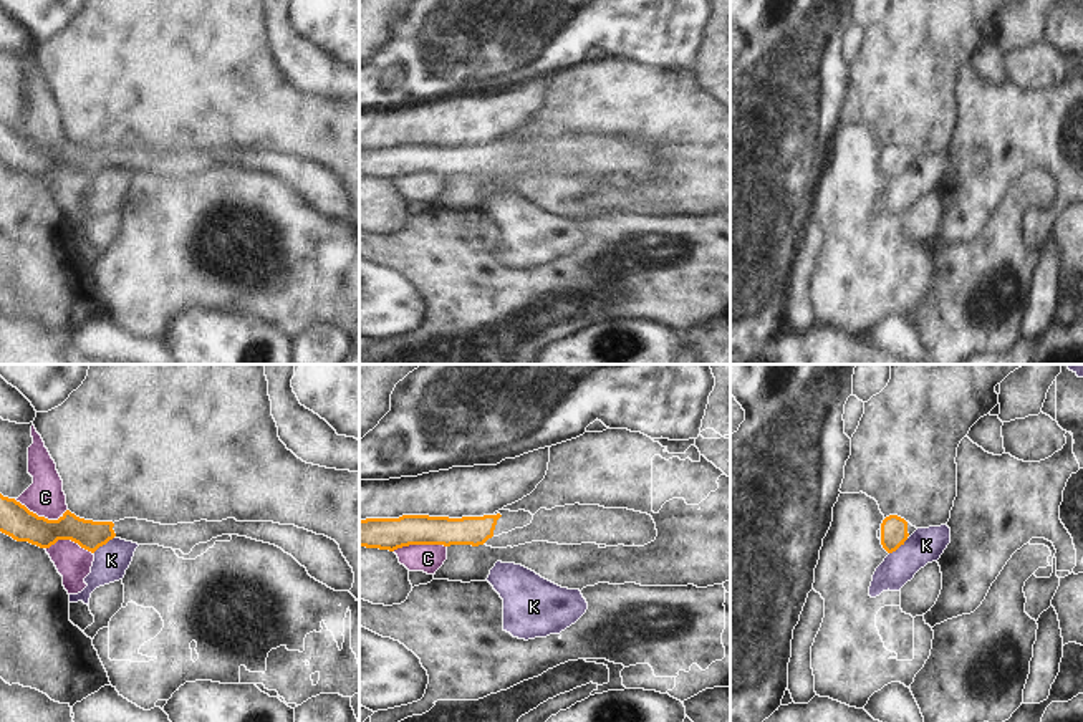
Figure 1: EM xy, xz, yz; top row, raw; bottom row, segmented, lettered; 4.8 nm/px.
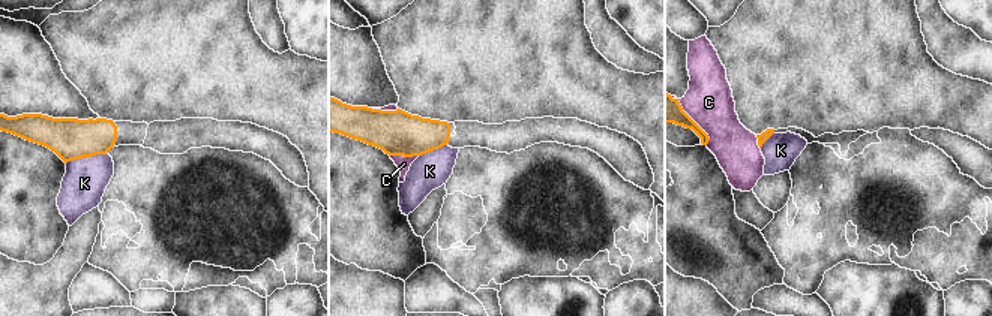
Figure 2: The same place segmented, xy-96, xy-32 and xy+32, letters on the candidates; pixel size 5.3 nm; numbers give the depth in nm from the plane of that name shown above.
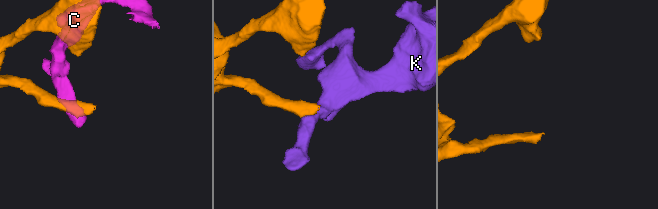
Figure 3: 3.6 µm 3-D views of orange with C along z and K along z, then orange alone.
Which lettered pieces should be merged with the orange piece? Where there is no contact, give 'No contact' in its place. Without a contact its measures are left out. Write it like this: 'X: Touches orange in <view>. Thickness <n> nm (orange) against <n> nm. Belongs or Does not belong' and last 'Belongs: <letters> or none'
C: Touches orange in xy. Thickness 160 nm (orange) against 190 nm. Does not belong
K: Touches orange in xy. Thickness 140 nm (orange) against 170 nm. Does not belong
Belongs: none.

